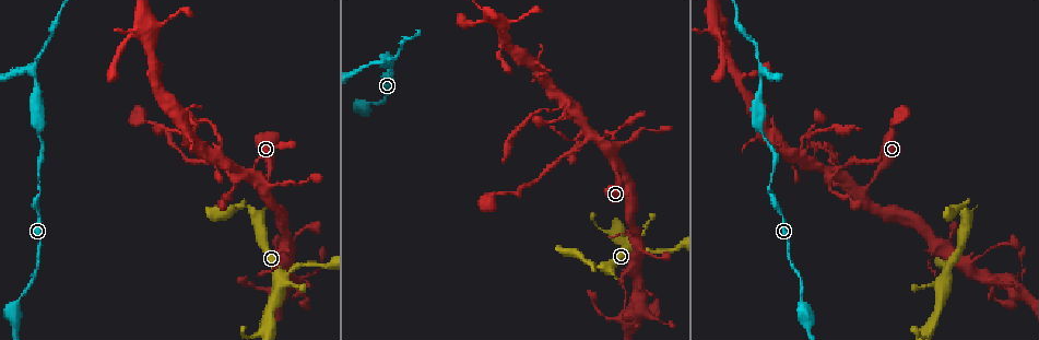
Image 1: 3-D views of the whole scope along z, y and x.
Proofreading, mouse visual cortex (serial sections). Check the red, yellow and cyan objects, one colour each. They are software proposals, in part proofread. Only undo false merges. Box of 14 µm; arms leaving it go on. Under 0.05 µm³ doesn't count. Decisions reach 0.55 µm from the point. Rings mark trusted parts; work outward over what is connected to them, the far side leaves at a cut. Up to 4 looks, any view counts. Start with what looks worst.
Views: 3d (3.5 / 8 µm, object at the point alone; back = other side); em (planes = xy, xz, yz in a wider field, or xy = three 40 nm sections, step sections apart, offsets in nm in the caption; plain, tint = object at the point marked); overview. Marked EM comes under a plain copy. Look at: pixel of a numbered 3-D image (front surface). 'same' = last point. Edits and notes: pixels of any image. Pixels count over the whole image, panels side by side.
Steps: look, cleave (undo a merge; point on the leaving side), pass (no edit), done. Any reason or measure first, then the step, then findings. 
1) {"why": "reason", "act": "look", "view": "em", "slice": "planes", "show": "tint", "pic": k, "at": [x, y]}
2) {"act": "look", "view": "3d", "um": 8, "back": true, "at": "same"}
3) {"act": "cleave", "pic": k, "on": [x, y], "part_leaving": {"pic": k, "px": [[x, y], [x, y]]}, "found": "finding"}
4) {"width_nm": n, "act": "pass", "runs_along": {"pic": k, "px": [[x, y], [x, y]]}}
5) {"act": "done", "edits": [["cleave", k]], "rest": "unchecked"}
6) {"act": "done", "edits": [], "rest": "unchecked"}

{"why": "narrows sharply", "act": "look", "view": "3d", "um": 3.5, "pic": 1, "at": [386, 63]}

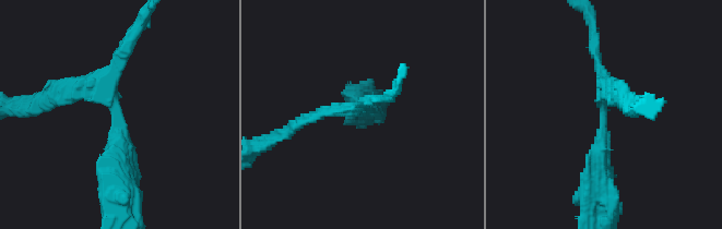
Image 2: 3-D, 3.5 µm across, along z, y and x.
{"arms": 3, "arm_widths_nm": [150, 150, 250], "act": "look", "view": "em", "slice": "planes", "show": "tint", "pic": 2, "at": [356, 109]}

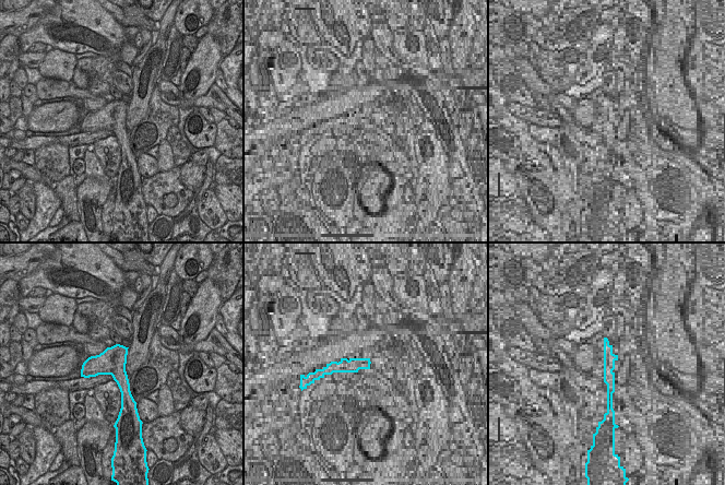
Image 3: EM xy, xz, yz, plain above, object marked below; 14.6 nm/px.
{"width_nm": 400, "act": "pass", "runs_along": {"pic": 2, "px": [[117, 171], [113, 98], [49, 92]]}, "found": "one cell here"}

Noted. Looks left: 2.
{"why": "thin arm on a thick one", "act": "look", "view": "3d", "um": 3.5, "pic": 1, "at": [286, 274]}

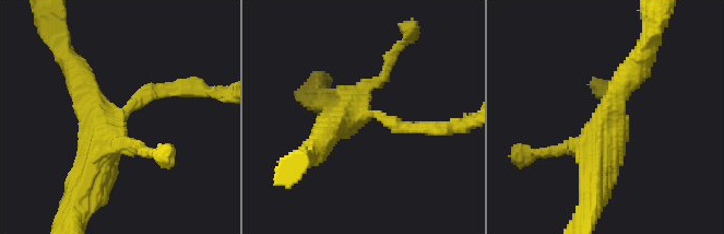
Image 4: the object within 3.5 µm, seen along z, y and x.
{"why": "now the EM", "act": "look", "view": "em", "slice": "xy", "step": 1, "show": "tint", "pic": 4, "at": [123, 113]}

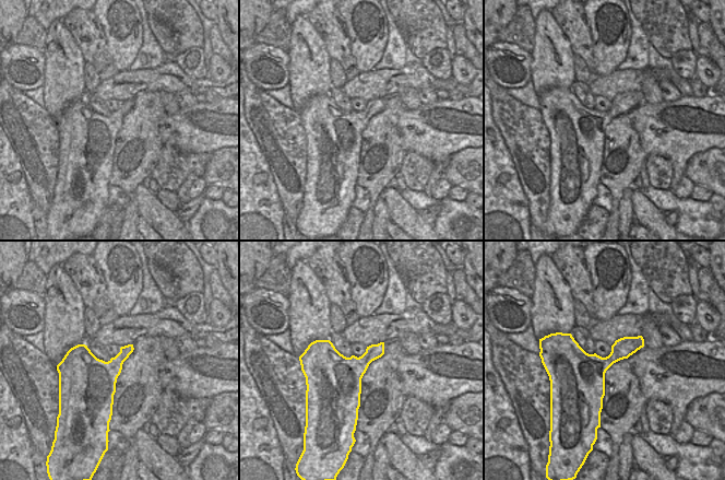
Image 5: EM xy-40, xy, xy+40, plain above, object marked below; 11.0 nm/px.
{"arms": 4, "act": "pass", "runs_along": {"pic": 4, "px": [[82, 80], [102, 124], [152, 91], [186, 91]]}, "found": "one cell here"}

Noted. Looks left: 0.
{"act": "done", "edits": [], "rest": "unchecked"}

